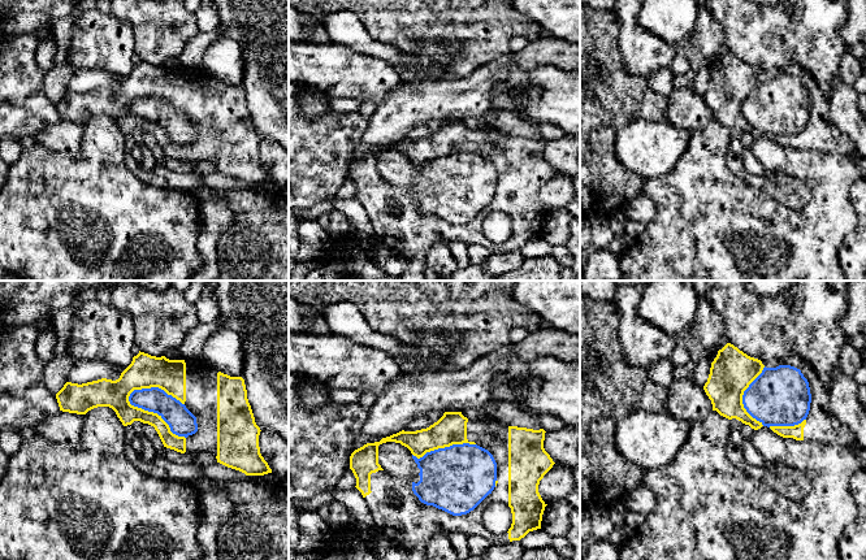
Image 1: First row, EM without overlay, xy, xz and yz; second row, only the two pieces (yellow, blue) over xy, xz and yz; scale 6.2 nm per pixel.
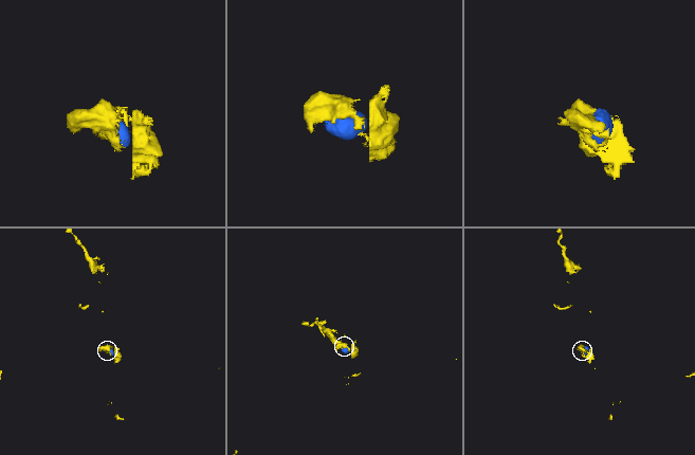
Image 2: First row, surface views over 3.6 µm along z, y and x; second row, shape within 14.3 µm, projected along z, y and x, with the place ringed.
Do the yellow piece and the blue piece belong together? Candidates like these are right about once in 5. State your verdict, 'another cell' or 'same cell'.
another cell

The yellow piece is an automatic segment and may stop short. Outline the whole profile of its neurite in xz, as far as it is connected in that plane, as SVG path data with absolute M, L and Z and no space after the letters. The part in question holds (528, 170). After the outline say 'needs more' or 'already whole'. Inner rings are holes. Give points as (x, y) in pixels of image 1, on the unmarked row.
M445 121L443 125L426 138L416 140L399 140L380 151L367 152L350 165L350 178L356 187L356 197L365 208L373 227L374 236L387 248L391 248L407 260L407 270L402 281L425 281L421 277L426 266L425 256L436 242L464 242L480 244L493 255L520 249L529 240L541 238L542 223L547 214L540 201L538 194L544 185L555 173L544 157L545 139L508 135L495 129L469 130L462 121ZM386 151L400 152L417 168L426 161L450 156L453 153L477 153L488 159L497 172L497 190L494 199L469 222L453 225L433 214L419 209L412 200L410 188L393 186L378 173L378 155ZM493 212L505 212L511 217L512 233L507 242L493 243L482 234L482 221Z | needs more

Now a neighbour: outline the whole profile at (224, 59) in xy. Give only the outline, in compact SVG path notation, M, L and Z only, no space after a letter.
M218 36L204 52L202 69L217 81L241 86L243 81L243 51L237 42Z

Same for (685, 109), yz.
M689 86L672 88L667 96L666 118L677 129L694 131L709 125L713 121L713 113L703 96Z

